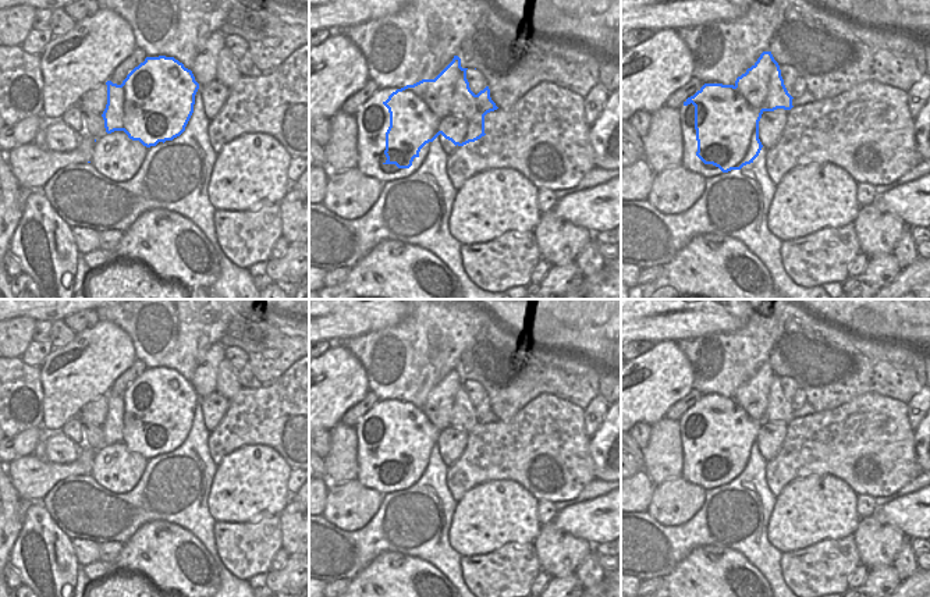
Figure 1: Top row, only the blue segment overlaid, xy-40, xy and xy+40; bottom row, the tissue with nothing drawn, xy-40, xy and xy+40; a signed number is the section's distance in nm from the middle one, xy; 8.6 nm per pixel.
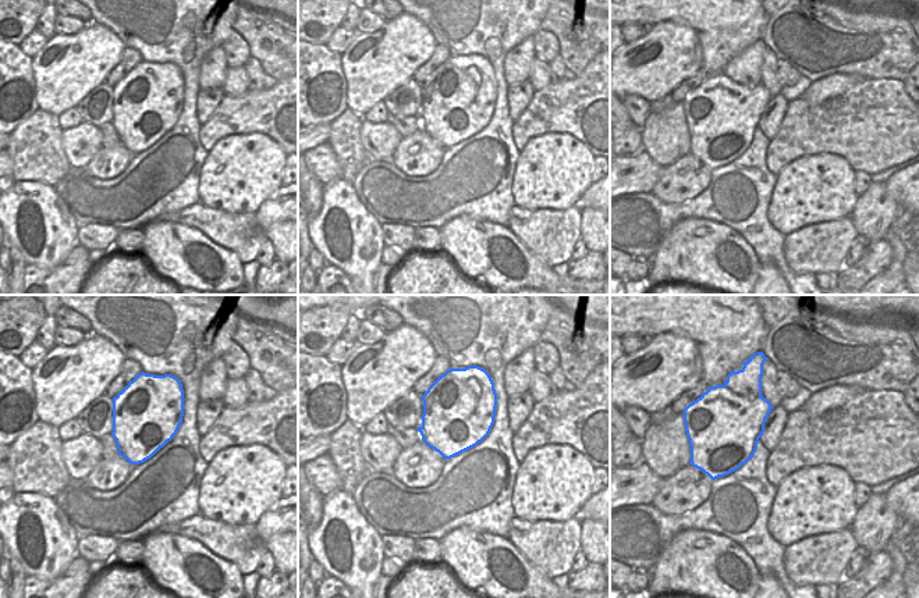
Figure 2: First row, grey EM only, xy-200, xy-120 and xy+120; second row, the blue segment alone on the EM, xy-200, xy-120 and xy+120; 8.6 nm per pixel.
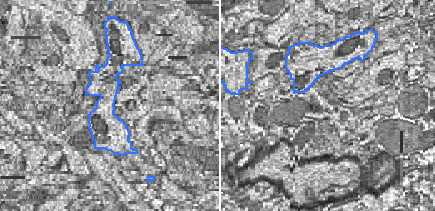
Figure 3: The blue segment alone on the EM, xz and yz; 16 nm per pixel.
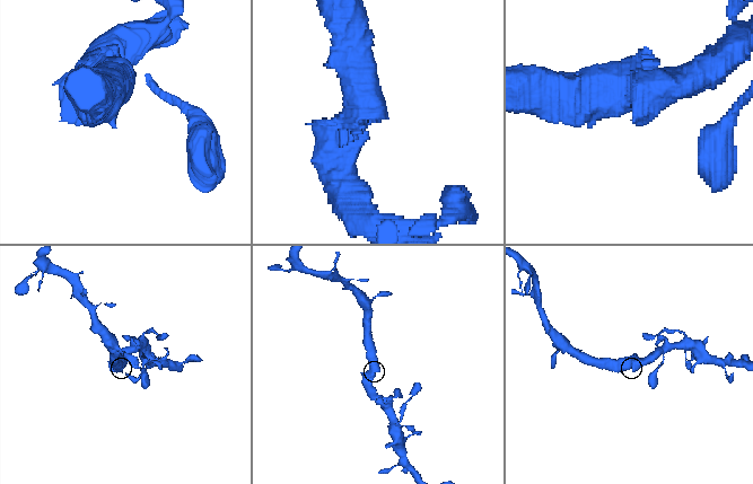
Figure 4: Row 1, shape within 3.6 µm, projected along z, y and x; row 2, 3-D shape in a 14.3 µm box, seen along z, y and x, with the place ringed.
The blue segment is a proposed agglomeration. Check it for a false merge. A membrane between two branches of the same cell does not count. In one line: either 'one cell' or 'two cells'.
one cell

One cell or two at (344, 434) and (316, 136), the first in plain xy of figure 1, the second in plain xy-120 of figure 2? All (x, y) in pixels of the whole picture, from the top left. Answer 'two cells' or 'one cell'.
one cell

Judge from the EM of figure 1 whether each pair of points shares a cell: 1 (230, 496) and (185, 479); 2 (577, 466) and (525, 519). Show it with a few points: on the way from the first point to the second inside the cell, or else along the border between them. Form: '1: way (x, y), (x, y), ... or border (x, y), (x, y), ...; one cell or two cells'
1: border (209, 490), (208, 511), (215, 519); two cells
2: way (567, 482), (558, 493), (552, 494), (539, 507); one cell

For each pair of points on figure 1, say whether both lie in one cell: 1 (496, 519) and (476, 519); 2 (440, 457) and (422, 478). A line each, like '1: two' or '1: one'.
1: one
2: one

